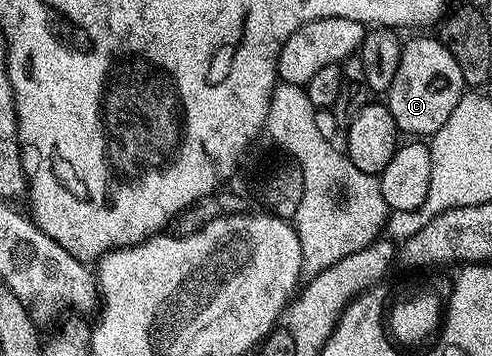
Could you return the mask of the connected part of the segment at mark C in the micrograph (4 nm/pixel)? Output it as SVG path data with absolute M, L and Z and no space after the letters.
M423 36L420 40L407 40L401 54L401 66L397 66L397 78L393 78L393 86L386 93L387 109L393 114L393 122L400 133L411 138L430 138L435 135L445 122L449 122L449 114L453 114L453 106L465 91L461 66L457 66L457 58L449 54L445 44L439 39Z

